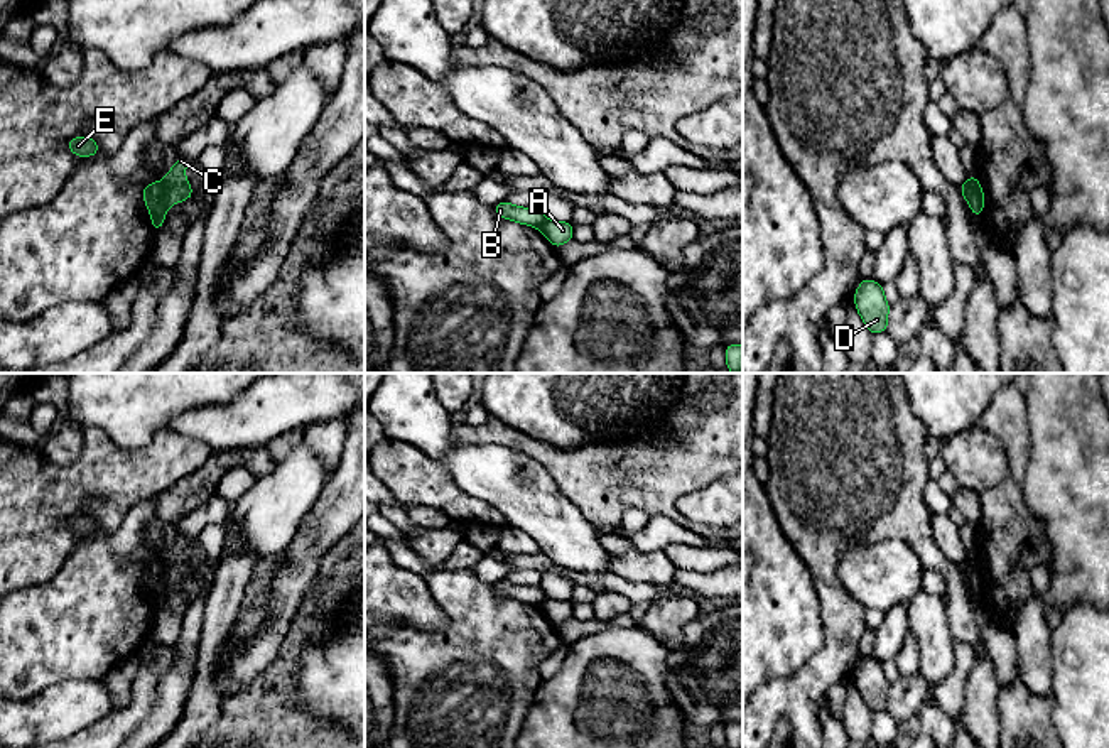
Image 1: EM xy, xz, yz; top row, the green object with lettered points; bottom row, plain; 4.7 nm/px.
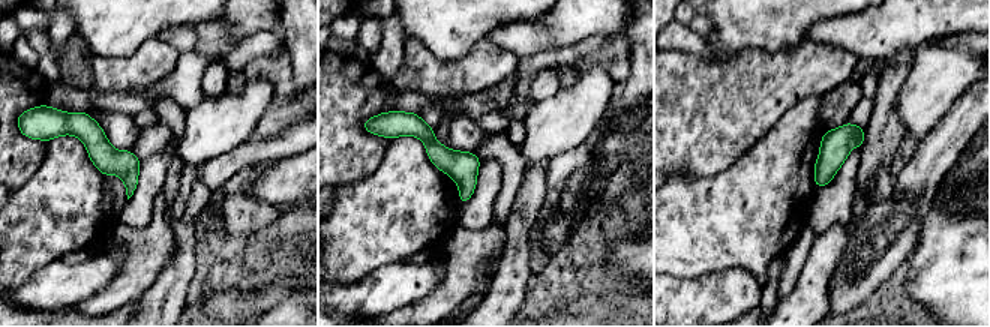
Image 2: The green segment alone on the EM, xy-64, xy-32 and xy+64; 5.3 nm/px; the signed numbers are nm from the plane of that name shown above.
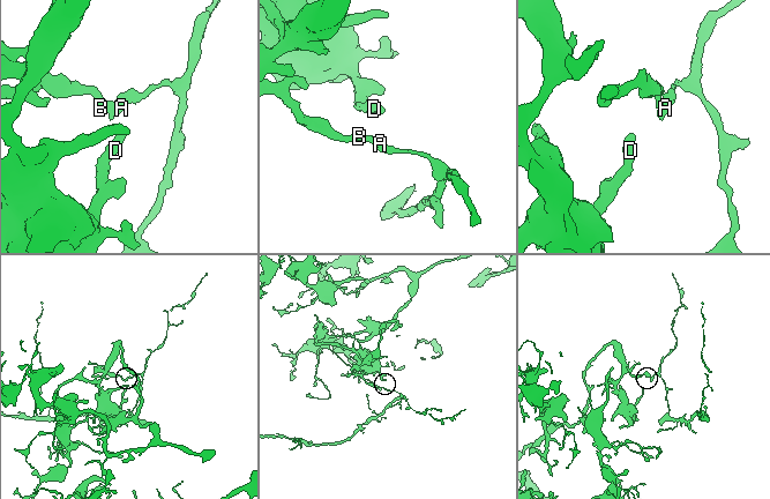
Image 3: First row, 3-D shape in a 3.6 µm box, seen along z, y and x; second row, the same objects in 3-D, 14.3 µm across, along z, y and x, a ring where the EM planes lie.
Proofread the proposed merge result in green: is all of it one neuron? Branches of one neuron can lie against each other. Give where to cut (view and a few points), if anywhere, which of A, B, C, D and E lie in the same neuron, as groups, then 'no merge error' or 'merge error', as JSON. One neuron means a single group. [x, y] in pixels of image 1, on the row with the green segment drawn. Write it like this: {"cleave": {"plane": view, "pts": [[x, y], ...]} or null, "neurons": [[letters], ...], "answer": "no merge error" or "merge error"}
{"cleave": {"plane": "xy", "pts": [[162, 181], [166, 210]]}, "neurons": [["A", "C"], ["B", "D", "E"]], "answer": "merge error"}

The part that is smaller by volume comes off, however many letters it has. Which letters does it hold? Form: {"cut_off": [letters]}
{"cut_off": ["A", "C"]}

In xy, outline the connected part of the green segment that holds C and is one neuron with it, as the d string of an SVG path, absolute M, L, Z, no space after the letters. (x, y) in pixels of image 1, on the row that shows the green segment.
M177 157L174 167L164 177L164 184L165 184L164 206L165 206L165 211L174 203L181 203L184 199L192 198L192 187L191 187L189 181L184 177L184 171L186 171L187 164L189 164L189 159Z

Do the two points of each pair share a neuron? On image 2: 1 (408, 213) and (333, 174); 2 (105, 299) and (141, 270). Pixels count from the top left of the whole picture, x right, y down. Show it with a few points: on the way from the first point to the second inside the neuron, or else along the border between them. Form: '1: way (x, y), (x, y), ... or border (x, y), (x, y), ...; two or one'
1: border (381, 164), (366, 177), (338, 188); two
2: way (114, 294), (132, 279); one

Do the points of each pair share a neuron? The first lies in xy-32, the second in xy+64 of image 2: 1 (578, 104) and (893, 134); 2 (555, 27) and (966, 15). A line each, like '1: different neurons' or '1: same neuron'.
1: different neurons
2: same neuron

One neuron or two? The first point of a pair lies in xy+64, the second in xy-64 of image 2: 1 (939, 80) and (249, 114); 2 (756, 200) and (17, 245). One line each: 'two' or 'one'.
1: one
2: one

